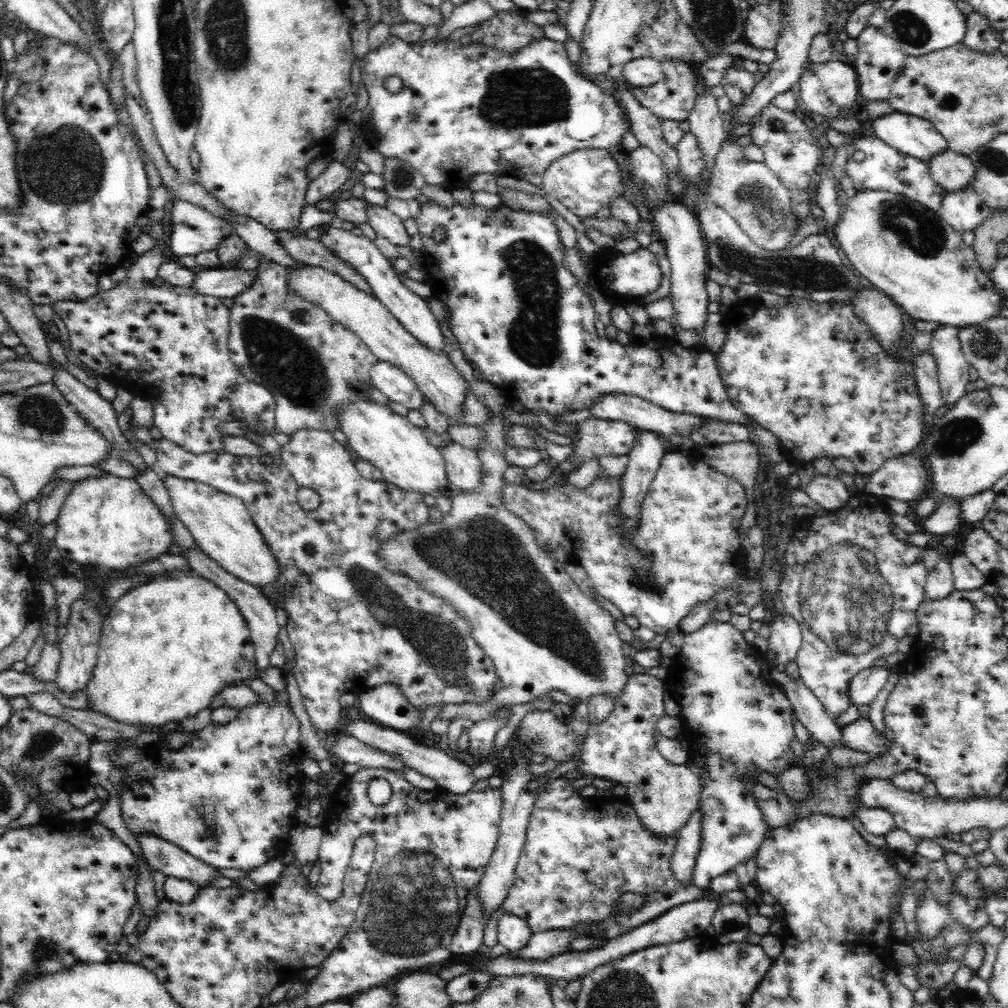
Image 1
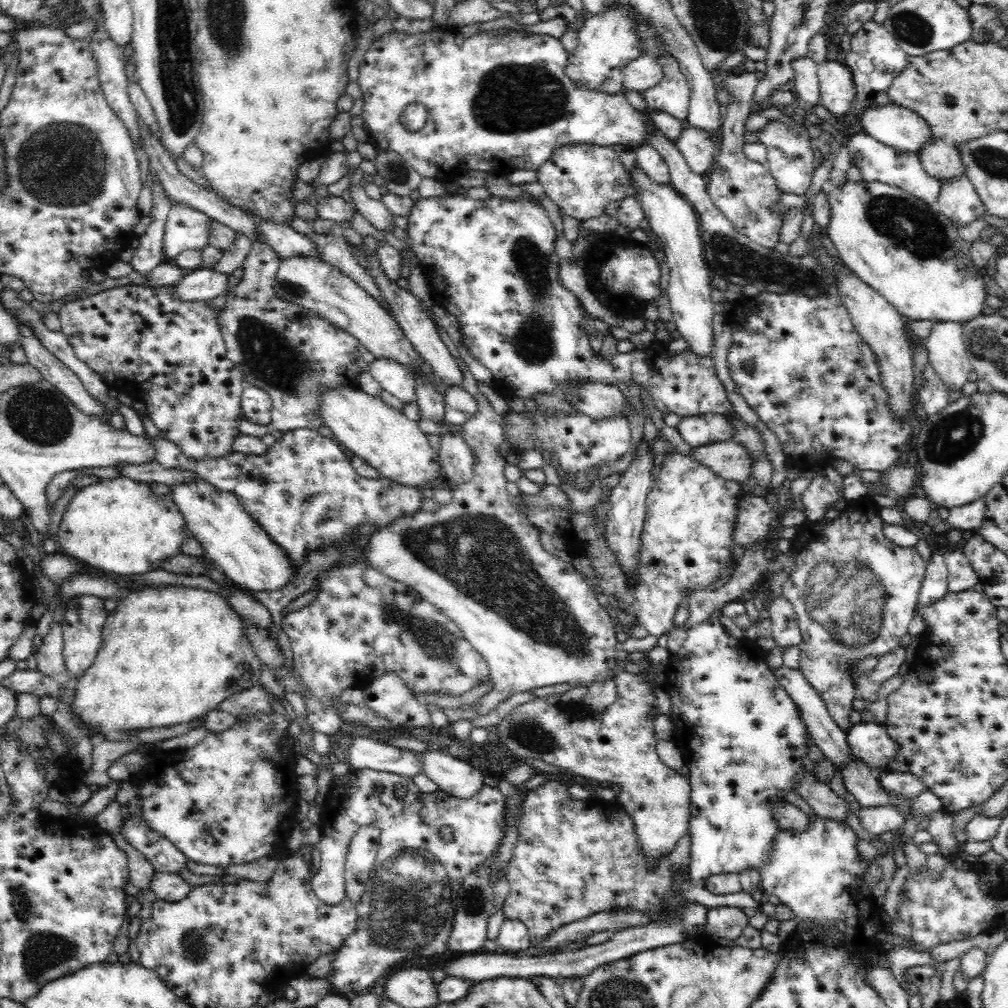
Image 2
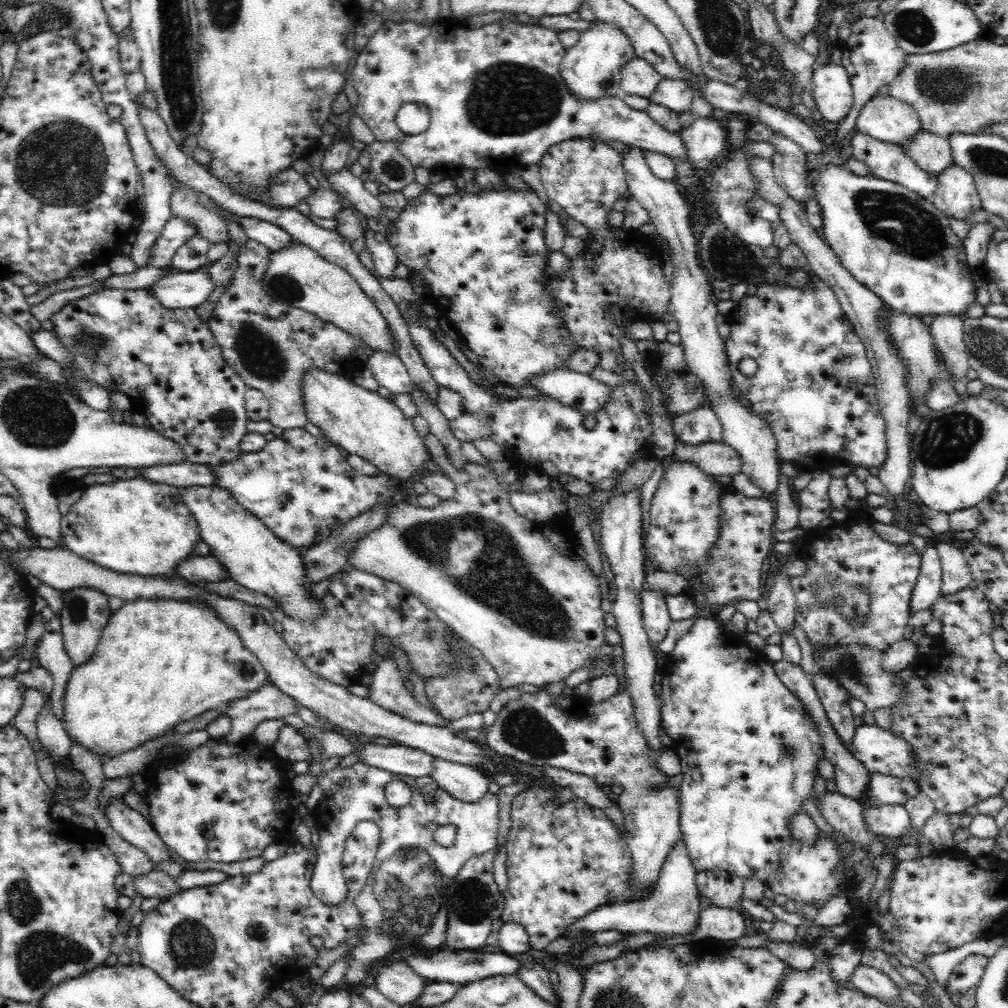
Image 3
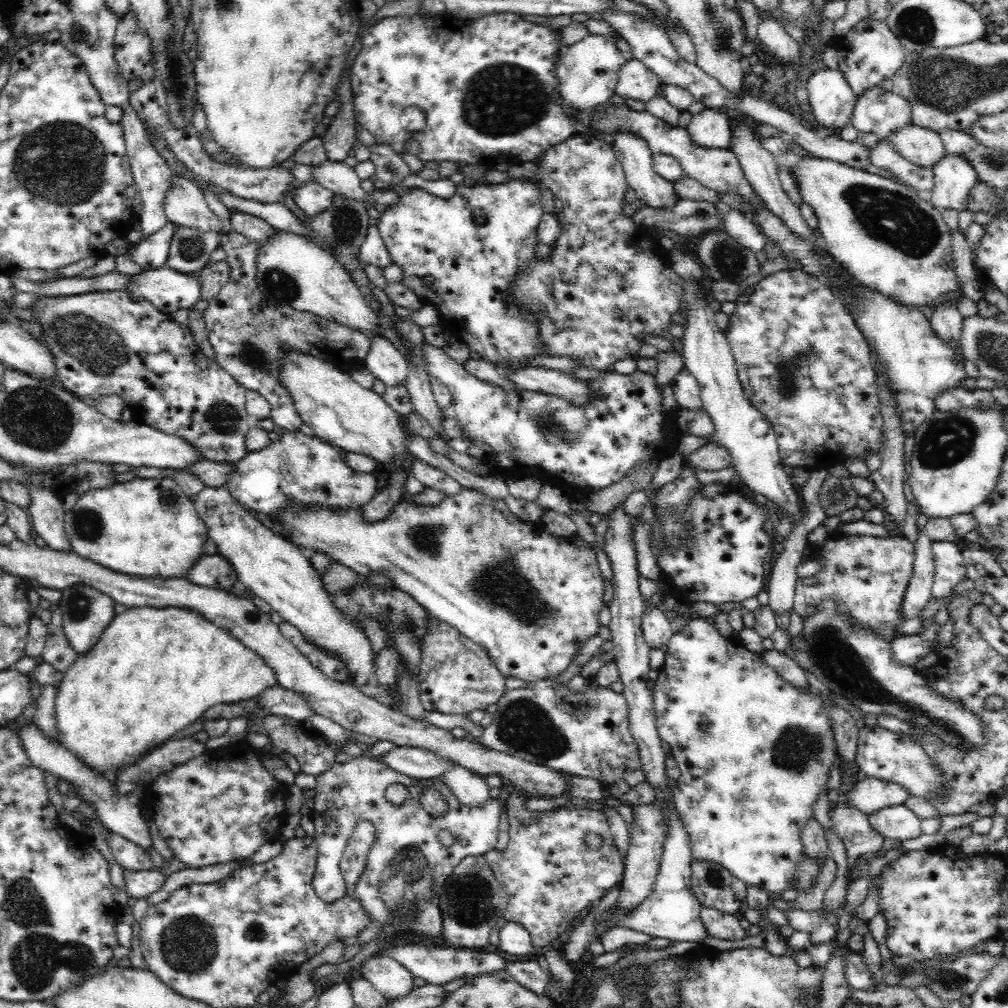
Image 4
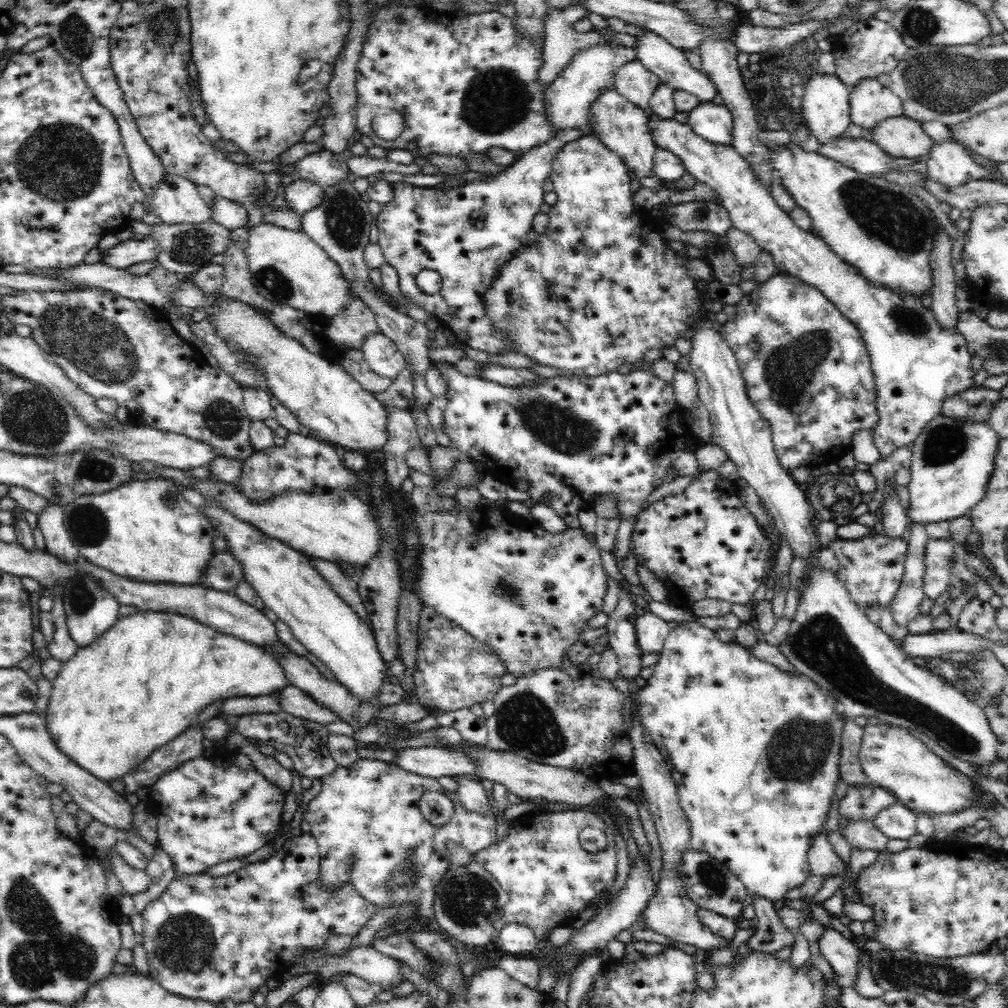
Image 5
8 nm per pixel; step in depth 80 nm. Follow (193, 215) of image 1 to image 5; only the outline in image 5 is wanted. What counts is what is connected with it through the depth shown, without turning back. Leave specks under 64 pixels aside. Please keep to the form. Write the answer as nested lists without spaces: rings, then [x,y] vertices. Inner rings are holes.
[[[145,237],[144,240],[130,239],[118,241],[115,245],[101,250],[98,262],[110,268],[125,270],[138,262],[156,262],[156,254],[158,247],[150,237]]]

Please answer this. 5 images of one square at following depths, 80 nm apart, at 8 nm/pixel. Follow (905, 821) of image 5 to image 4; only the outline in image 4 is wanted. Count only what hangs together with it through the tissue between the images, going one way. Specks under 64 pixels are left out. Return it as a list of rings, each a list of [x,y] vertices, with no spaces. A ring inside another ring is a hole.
[[[904,804],[883,808],[868,818],[872,828],[884,838],[901,841],[921,835],[920,819]]]

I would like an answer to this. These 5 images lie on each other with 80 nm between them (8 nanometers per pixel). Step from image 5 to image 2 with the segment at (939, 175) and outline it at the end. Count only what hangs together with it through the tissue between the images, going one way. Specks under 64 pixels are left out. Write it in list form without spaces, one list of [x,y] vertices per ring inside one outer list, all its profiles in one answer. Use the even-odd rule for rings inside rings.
[[[965,174],[941,181],[935,207],[955,226],[970,224],[986,213],[975,186]]]

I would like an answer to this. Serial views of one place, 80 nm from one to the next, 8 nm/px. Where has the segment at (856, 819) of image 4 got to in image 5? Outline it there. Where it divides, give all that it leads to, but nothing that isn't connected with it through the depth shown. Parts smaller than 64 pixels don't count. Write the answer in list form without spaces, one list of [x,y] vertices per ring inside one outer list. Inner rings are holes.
[[[868,820],[850,821],[841,834],[850,844],[851,848],[870,848],[878,852],[886,850],[889,838]]]

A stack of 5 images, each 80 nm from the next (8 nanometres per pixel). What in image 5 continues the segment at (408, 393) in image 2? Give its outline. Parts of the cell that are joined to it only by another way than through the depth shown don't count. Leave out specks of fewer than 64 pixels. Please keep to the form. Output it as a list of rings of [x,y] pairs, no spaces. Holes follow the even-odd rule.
[[[376,330],[374,334],[366,334],[360,344],[364,360],[370,368],[380,376],[388,376],[394,380],[406,365],[405,356],[394,344],[394,341],[382,332]]]

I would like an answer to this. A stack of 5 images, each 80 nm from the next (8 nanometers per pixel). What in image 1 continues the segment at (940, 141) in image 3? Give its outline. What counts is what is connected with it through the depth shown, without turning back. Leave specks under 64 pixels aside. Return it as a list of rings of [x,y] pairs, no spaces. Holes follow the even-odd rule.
[[[947,149],[930,156],[926,164],[933,182],[941,184],[947,192],[954,192],[972,184],[974,165],[963,154]]]

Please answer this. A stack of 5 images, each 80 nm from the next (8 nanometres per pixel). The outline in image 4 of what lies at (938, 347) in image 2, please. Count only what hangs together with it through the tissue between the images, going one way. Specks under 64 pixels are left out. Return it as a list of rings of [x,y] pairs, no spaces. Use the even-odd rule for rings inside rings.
[[[944,300],[934,306],[934,311],[929,318],[931,327],[939,337],[949,344],[958,344],[962,318],[953,300]]]

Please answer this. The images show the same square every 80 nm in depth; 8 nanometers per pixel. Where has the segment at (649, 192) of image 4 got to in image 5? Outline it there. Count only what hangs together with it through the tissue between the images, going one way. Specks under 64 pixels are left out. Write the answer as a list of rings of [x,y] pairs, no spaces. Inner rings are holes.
[[[608,86],[592,102],[590,110],[588,110],[588,125],[590,135],[598,138],[610,151],[615,152],[629,170],[636,172],[641,186],[648,186],[648,188],[660,186],[656,182],[656,174],[652,169],[657,147],[654,138],[650,135],[647,115],[642,108],[624,98],[624,95],[620,94],[614,86]]]

